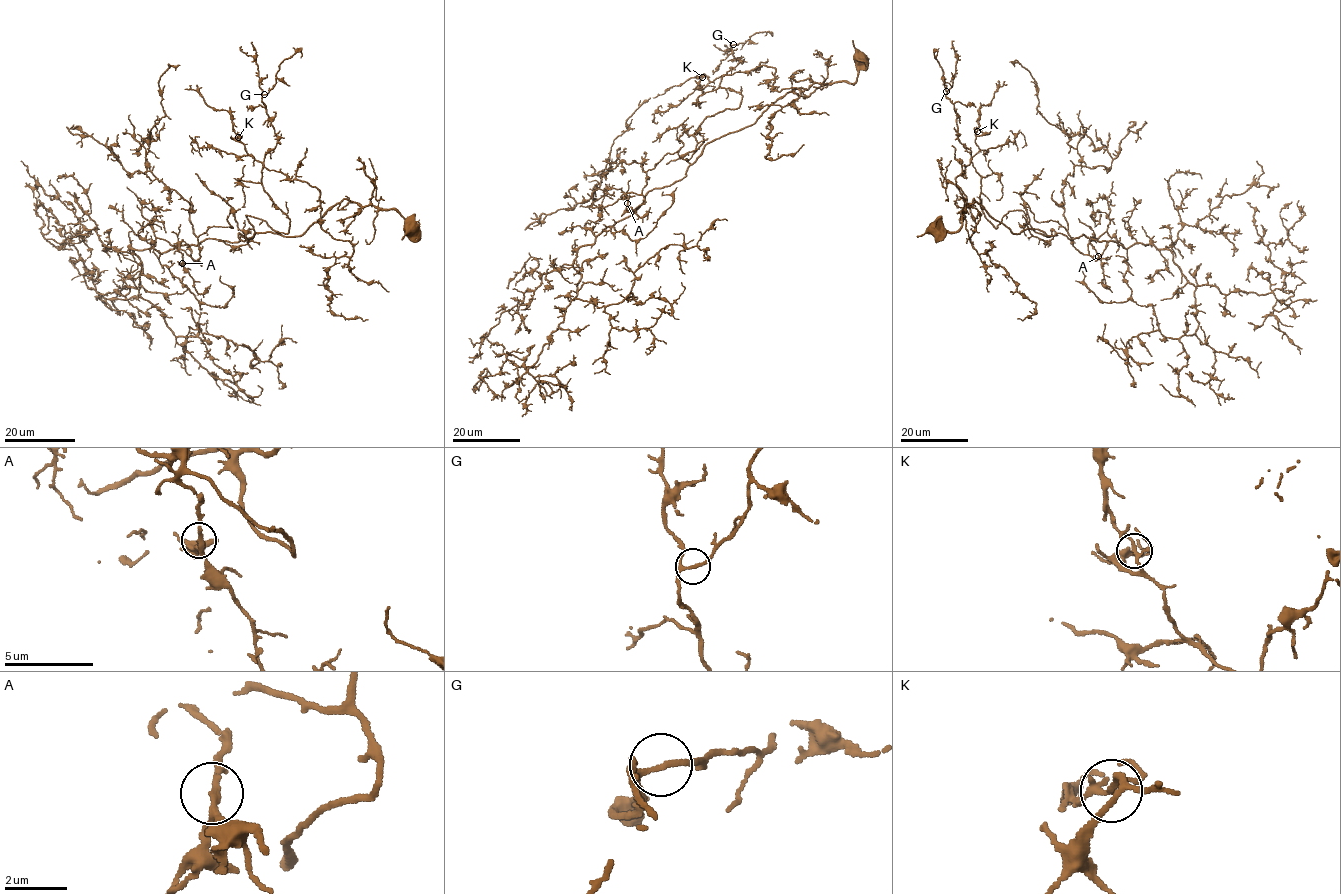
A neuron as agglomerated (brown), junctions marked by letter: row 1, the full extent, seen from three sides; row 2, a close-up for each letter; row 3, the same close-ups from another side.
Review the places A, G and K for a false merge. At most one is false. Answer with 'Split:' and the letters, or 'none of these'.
Split: none of these

